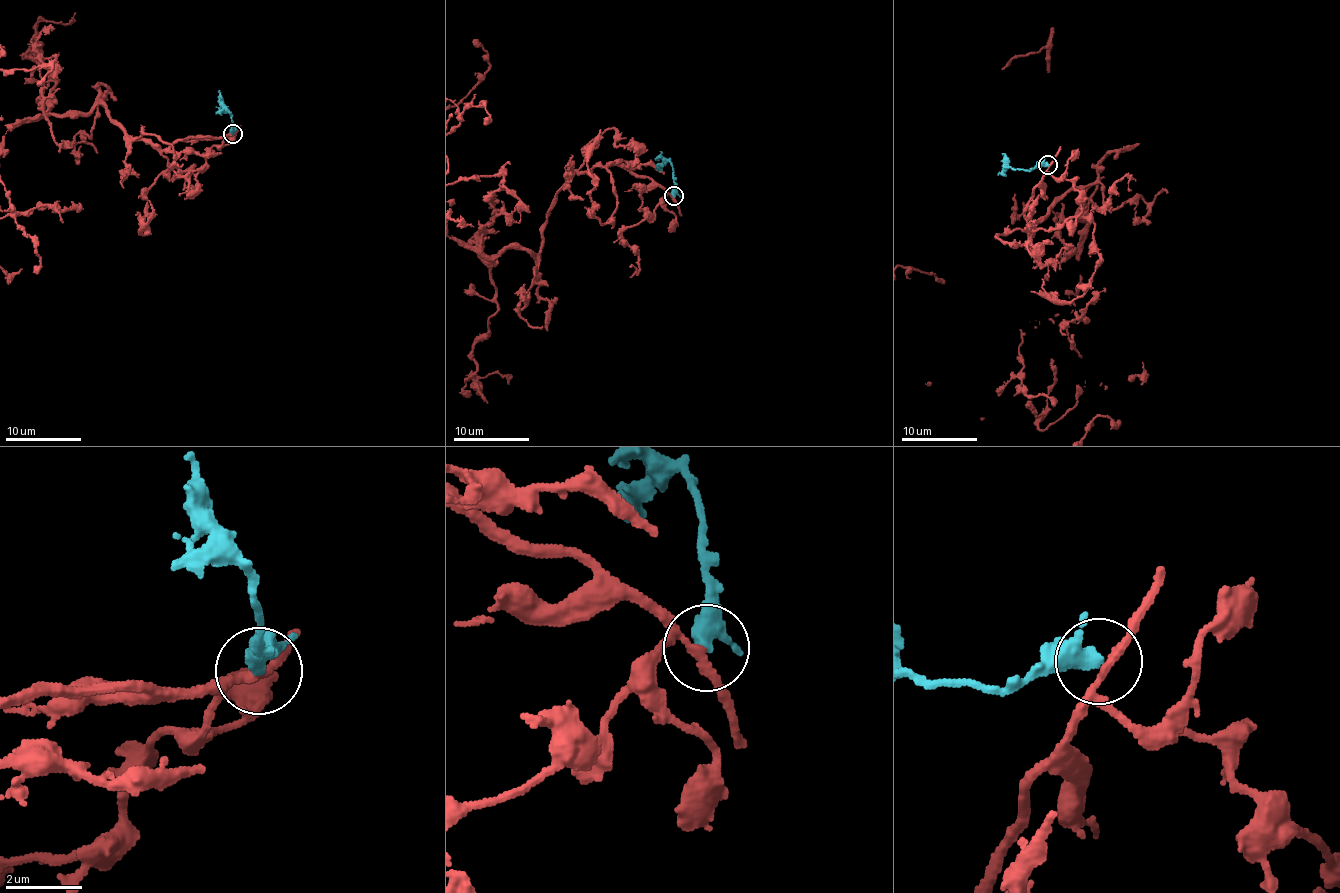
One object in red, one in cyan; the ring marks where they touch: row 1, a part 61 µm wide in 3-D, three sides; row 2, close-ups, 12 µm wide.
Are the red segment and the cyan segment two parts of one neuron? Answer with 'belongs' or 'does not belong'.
belongs

